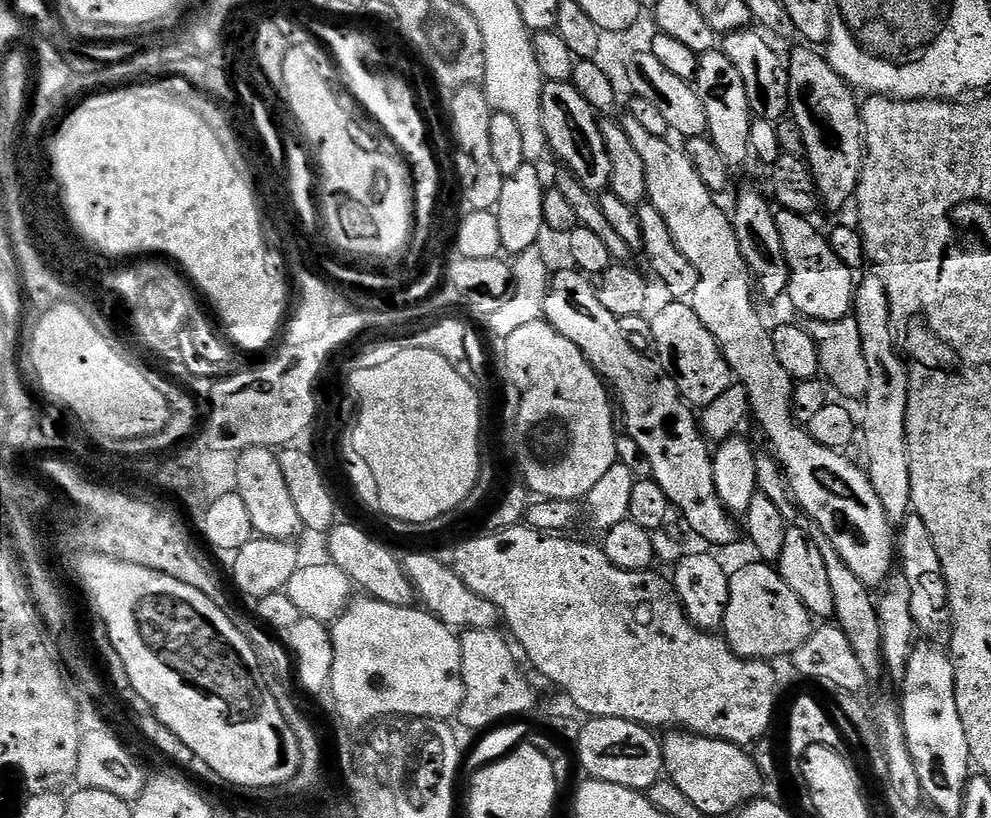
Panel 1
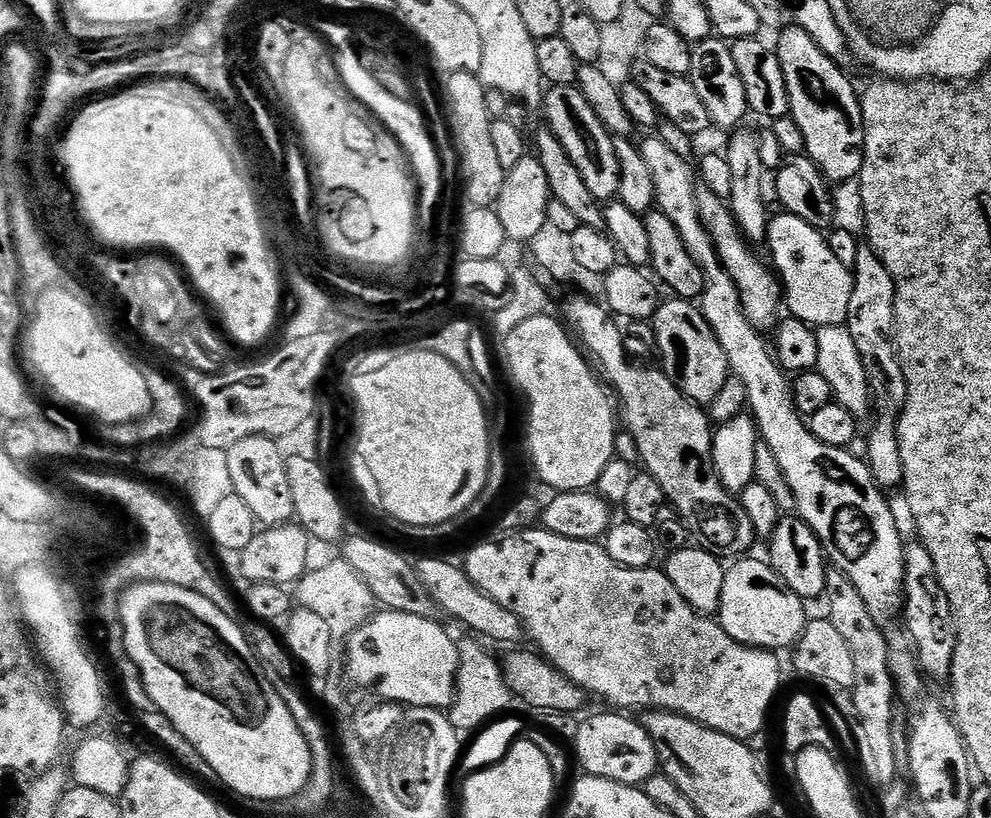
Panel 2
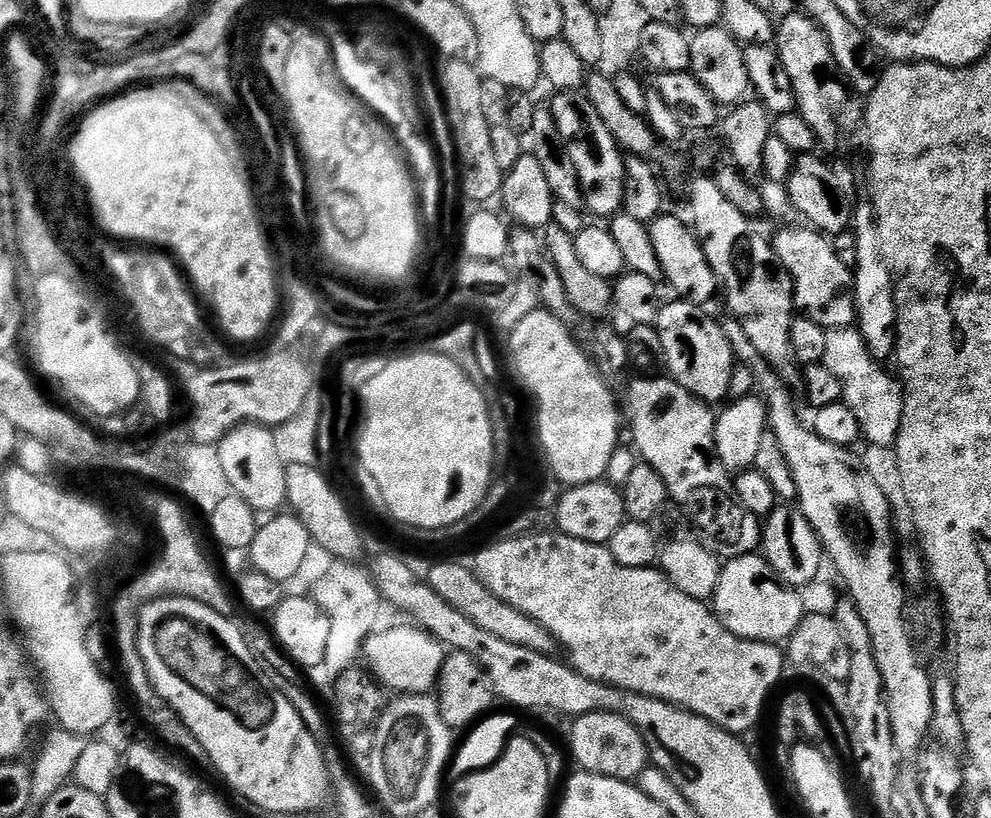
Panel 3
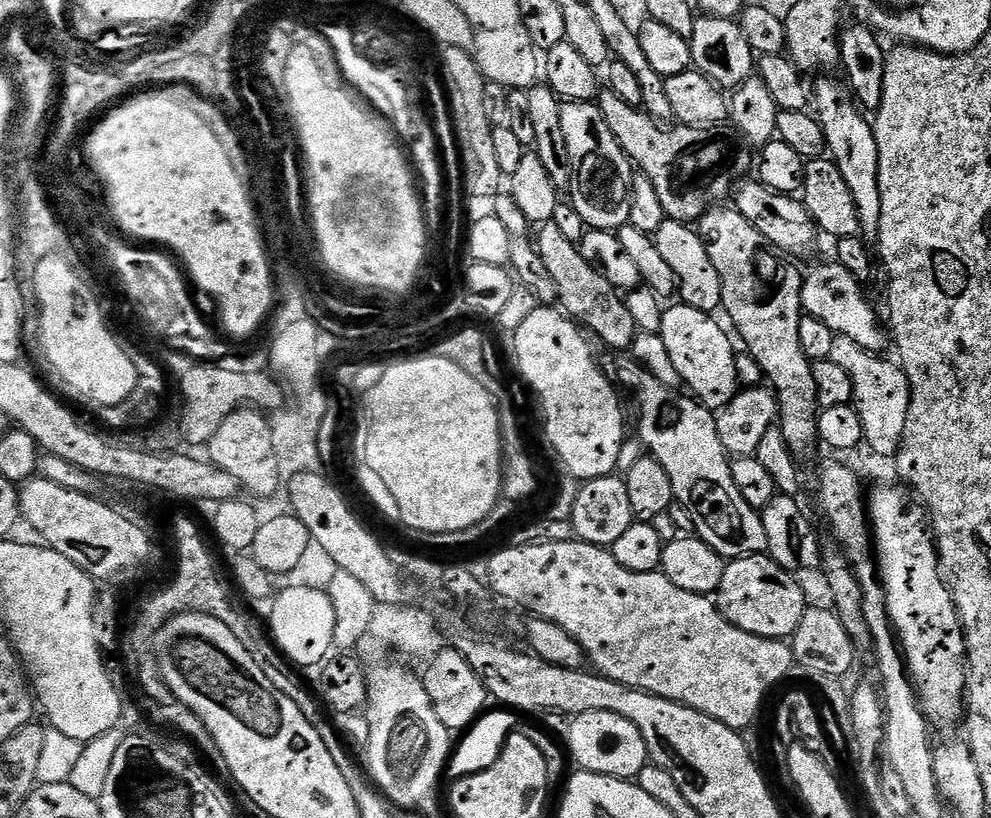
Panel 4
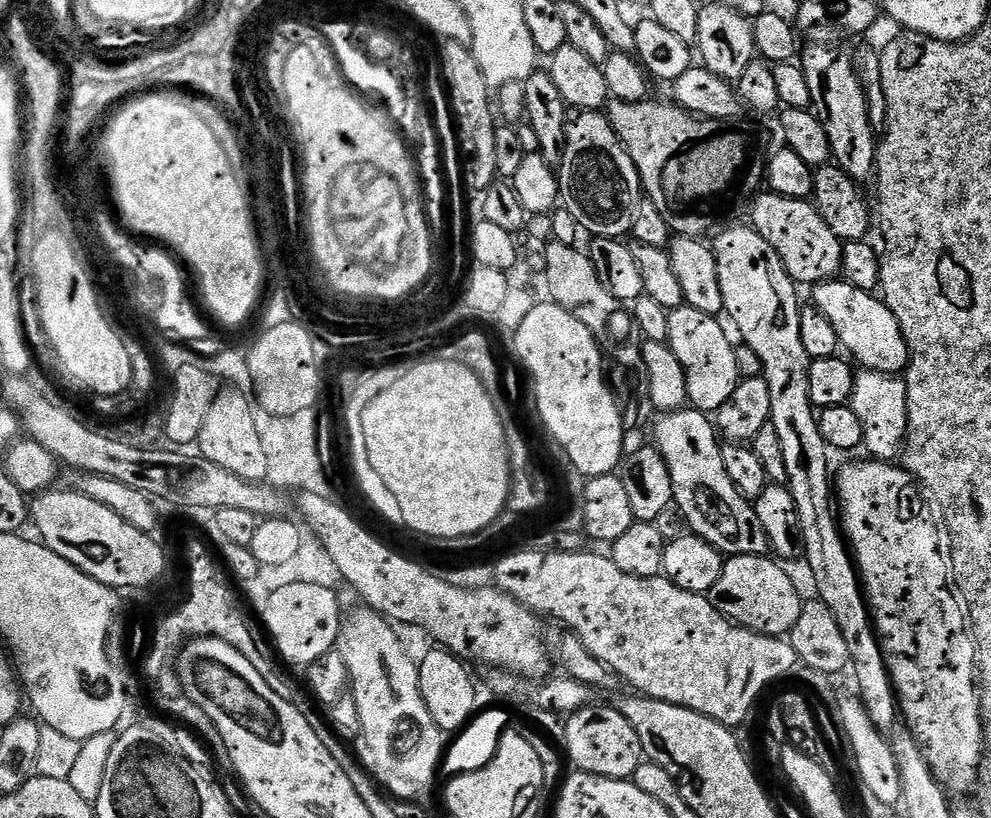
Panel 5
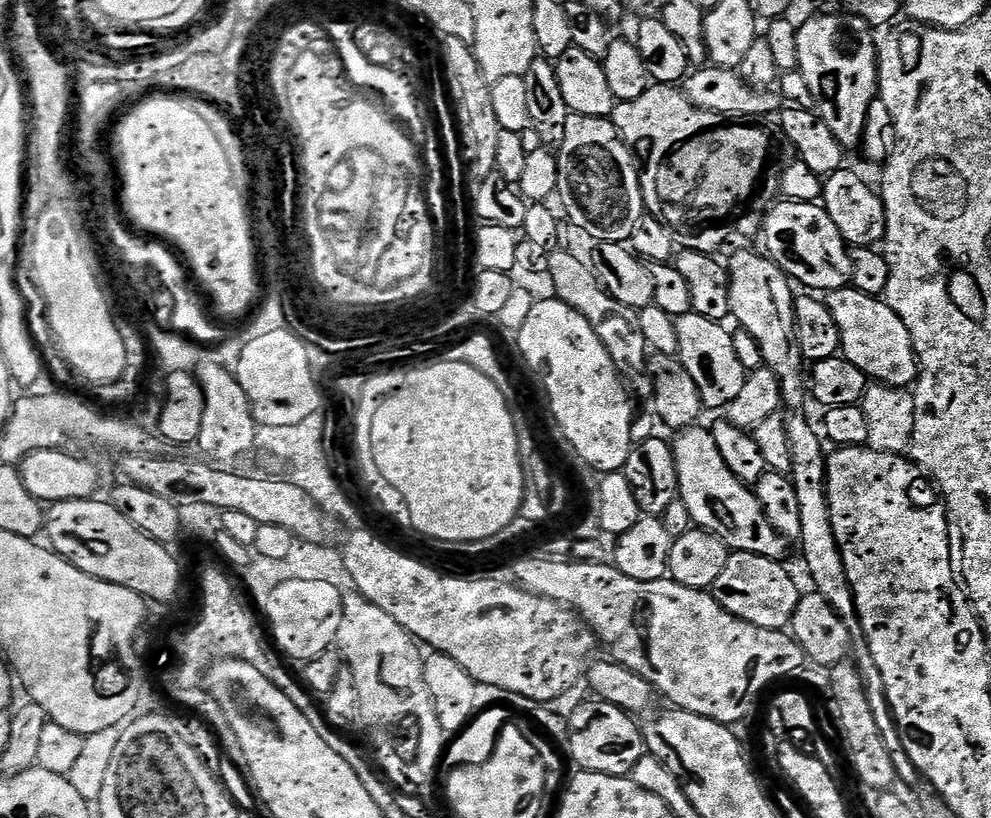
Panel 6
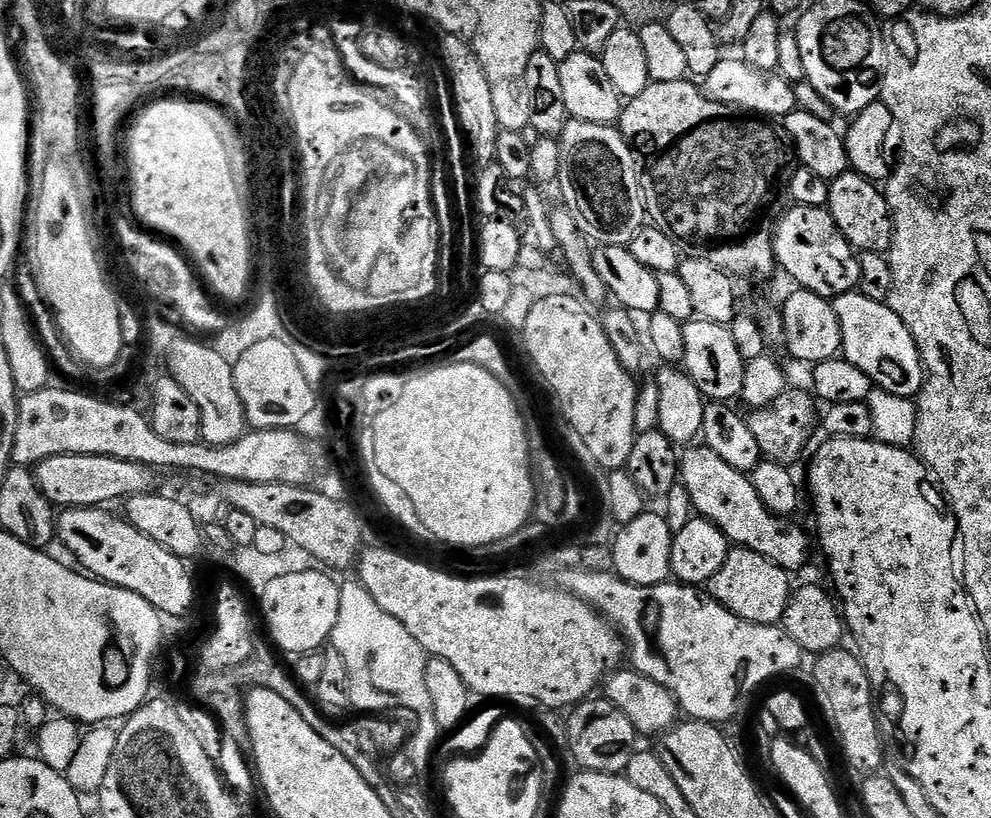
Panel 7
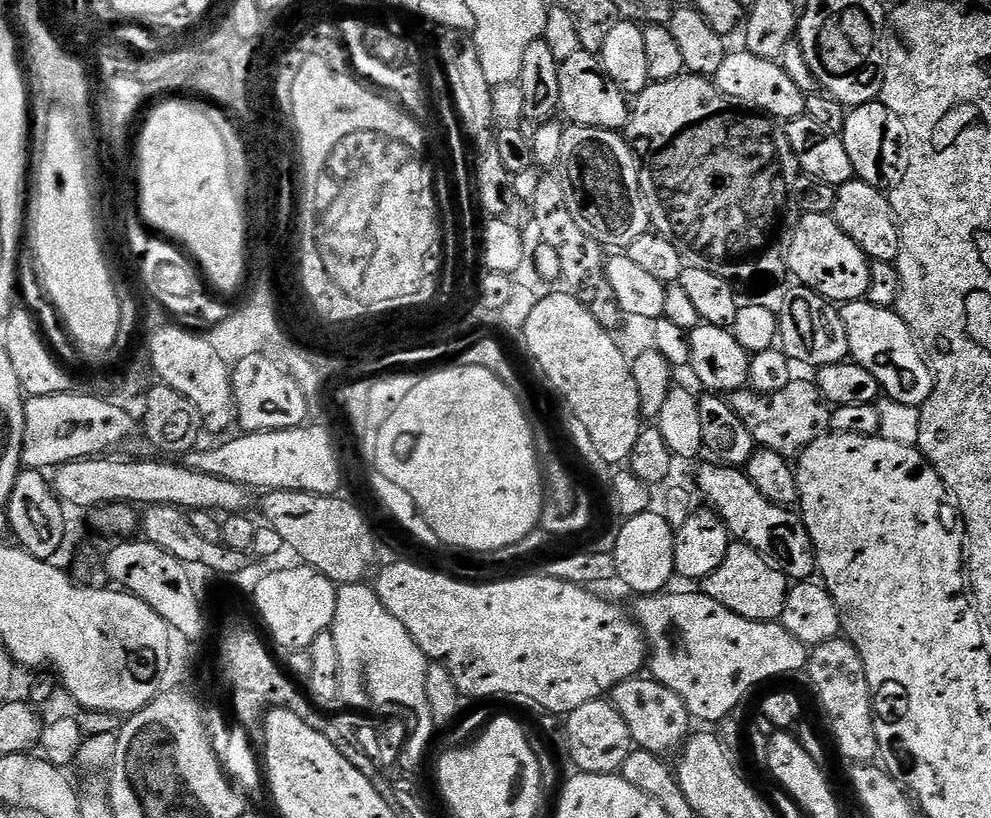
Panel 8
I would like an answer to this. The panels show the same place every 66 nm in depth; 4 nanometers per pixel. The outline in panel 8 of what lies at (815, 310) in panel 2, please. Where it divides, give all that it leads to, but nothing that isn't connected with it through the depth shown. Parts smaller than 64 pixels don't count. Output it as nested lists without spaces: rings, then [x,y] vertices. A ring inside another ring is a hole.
[[[867,299],[854,300],[840,308],[840,317],[846,326],[851,359],[878,378],[880,391],[887,399],[916,408],[927,402],[934,383],[931,367],[916,337],[893,309],[879,308]]]

